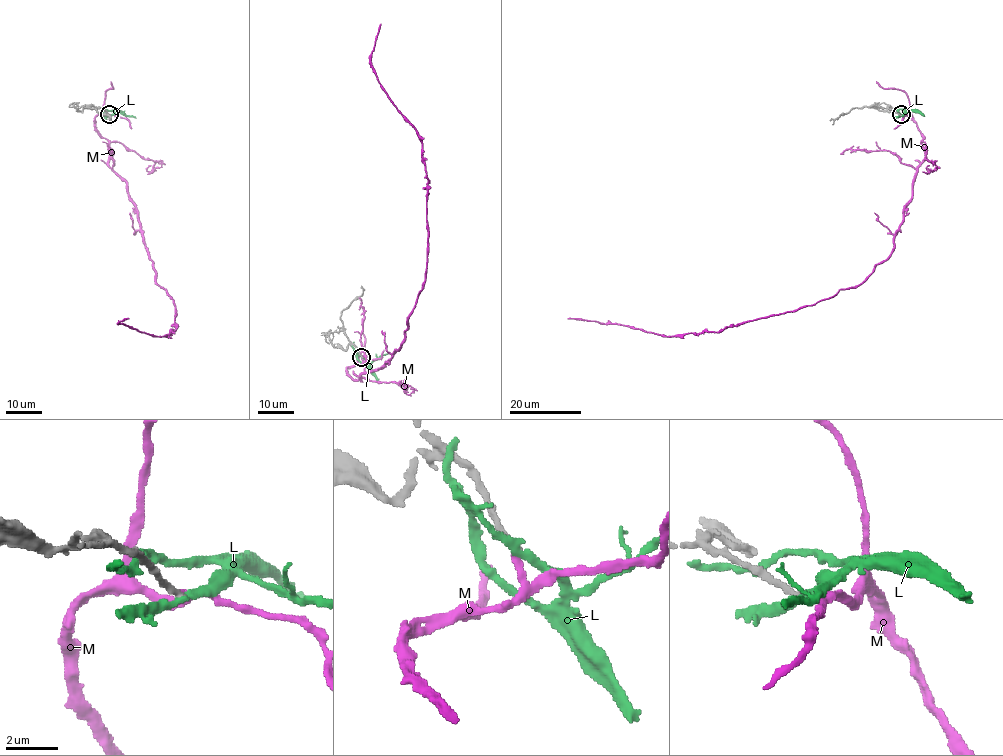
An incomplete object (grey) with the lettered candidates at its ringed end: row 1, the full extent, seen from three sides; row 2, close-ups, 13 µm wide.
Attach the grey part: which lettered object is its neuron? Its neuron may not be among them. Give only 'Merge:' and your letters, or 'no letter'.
Merge: M

